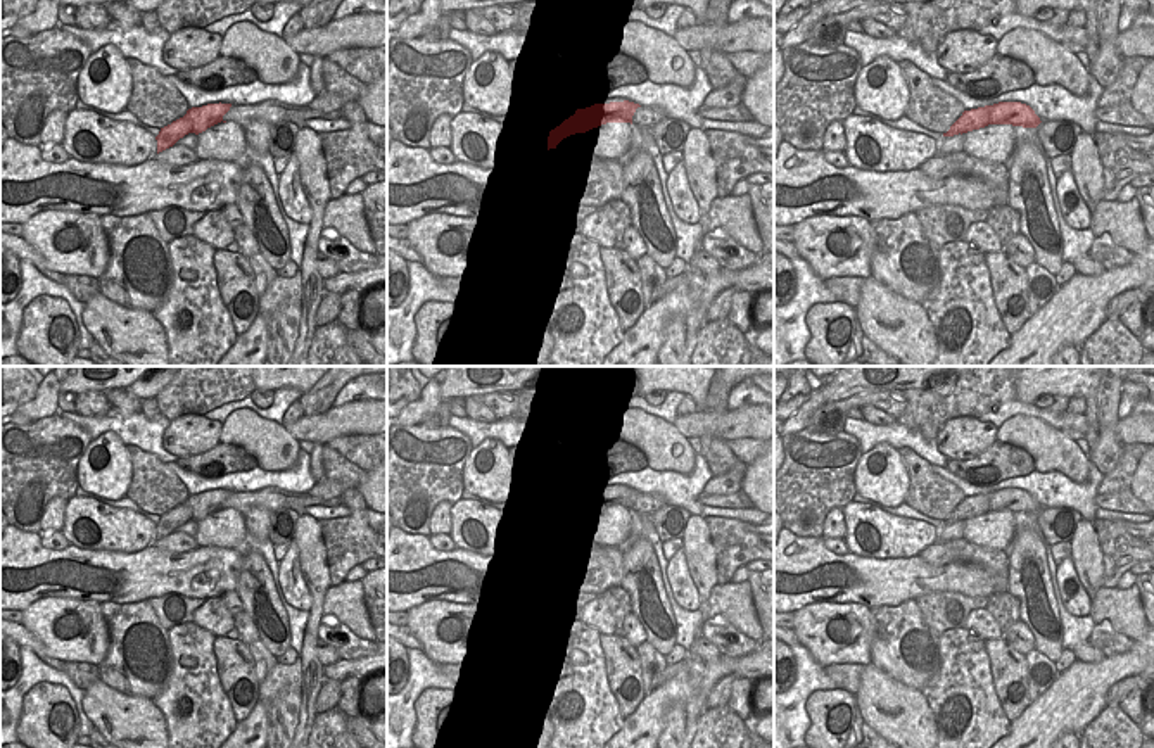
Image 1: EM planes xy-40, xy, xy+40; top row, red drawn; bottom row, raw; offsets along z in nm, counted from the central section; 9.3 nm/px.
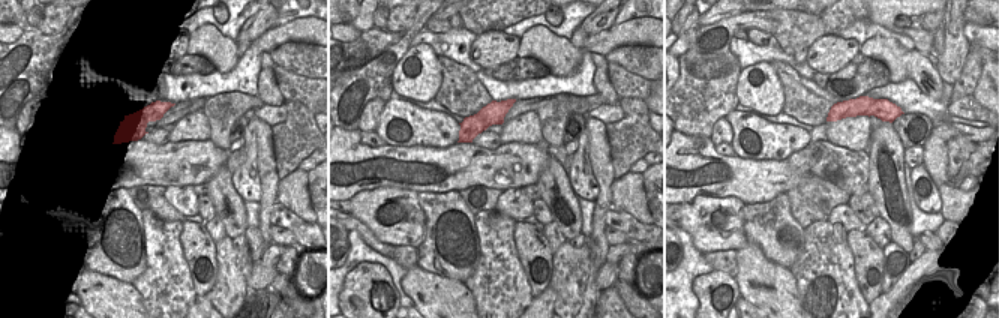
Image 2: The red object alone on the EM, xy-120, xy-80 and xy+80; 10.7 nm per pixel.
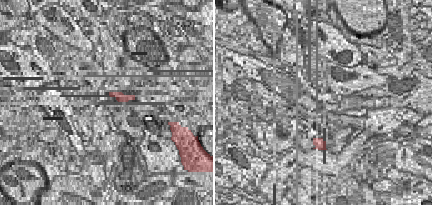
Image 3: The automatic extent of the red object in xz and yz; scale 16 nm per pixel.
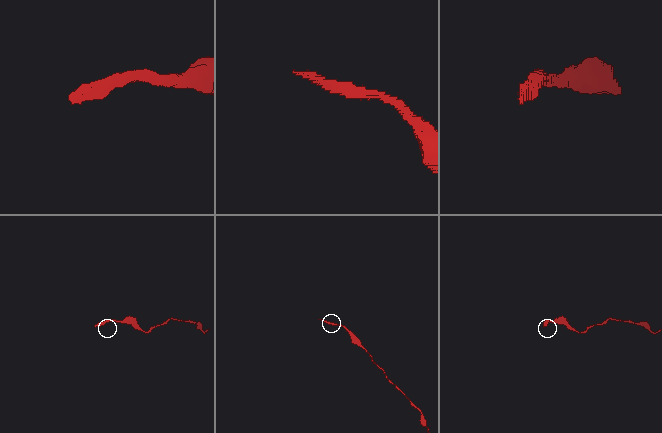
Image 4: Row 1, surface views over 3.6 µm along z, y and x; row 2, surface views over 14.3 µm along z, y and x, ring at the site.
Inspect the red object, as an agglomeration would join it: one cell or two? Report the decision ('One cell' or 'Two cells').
Two cells

